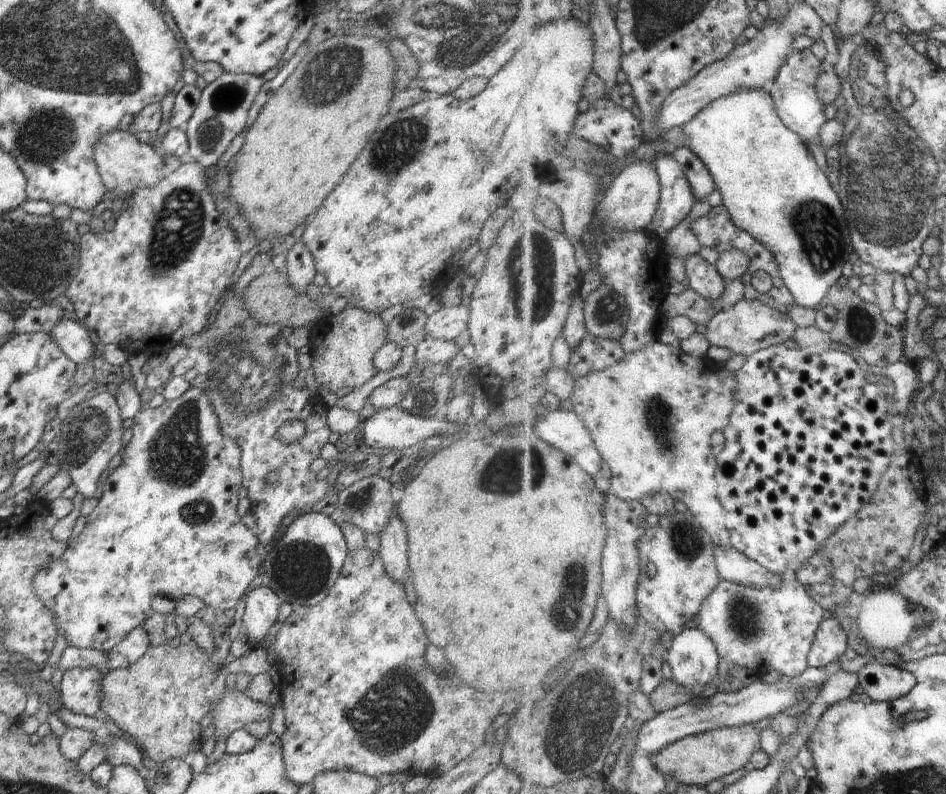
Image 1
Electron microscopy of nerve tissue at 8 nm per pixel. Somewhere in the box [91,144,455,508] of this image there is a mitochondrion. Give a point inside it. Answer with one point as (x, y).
(246, 397)

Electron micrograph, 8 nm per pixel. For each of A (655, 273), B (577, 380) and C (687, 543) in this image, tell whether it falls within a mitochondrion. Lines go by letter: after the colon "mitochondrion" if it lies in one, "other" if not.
A: other
B: other
C: mitochondrion

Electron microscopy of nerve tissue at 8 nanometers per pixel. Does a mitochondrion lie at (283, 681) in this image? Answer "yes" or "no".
no

